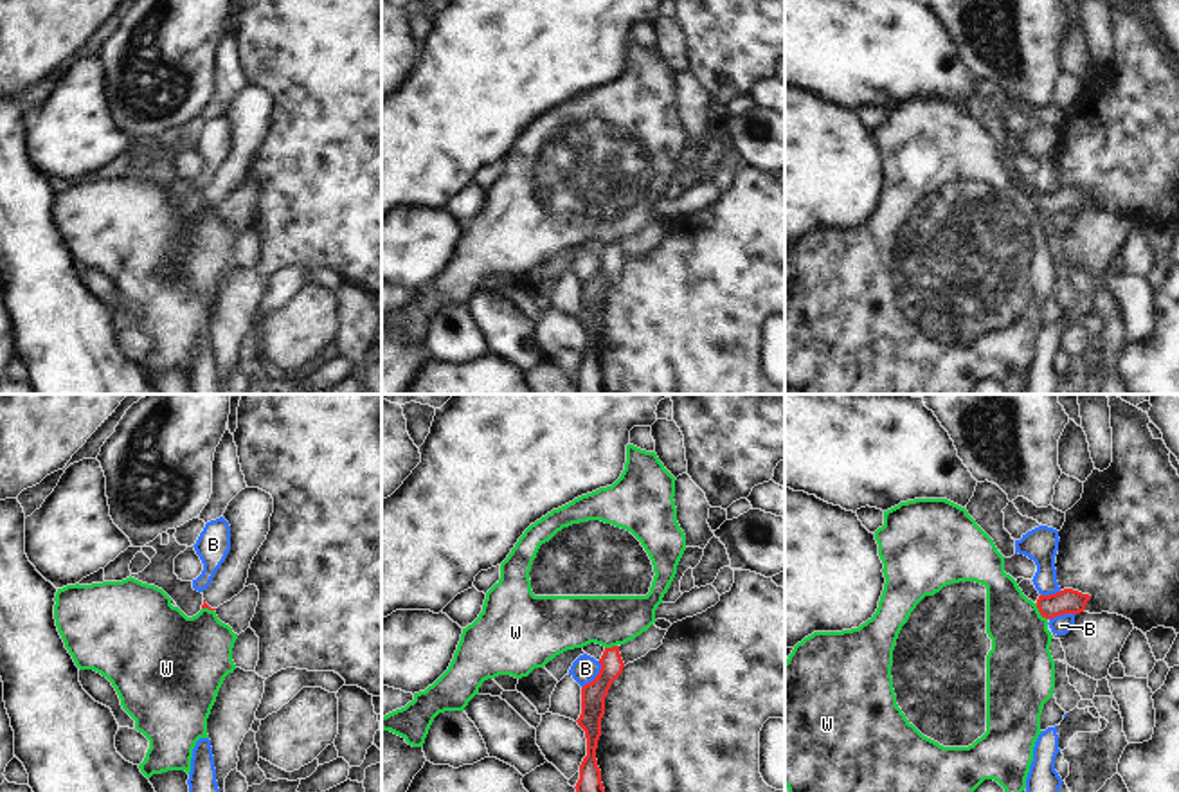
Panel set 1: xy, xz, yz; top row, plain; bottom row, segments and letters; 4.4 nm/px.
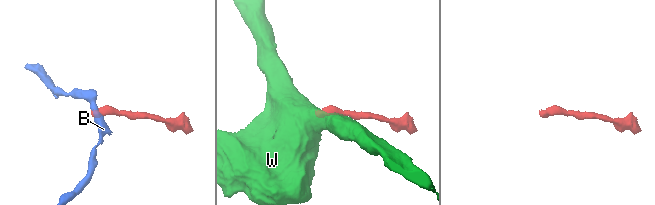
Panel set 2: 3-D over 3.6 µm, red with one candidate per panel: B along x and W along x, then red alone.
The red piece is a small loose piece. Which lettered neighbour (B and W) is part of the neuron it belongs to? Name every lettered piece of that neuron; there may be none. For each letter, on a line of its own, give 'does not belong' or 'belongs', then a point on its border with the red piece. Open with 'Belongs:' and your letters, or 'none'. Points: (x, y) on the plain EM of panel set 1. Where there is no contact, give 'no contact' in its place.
Belongs: none
B: does not belong; meets red in xz at (598, 272)
W: does not belong; meets red in yz at (1039, 207)

